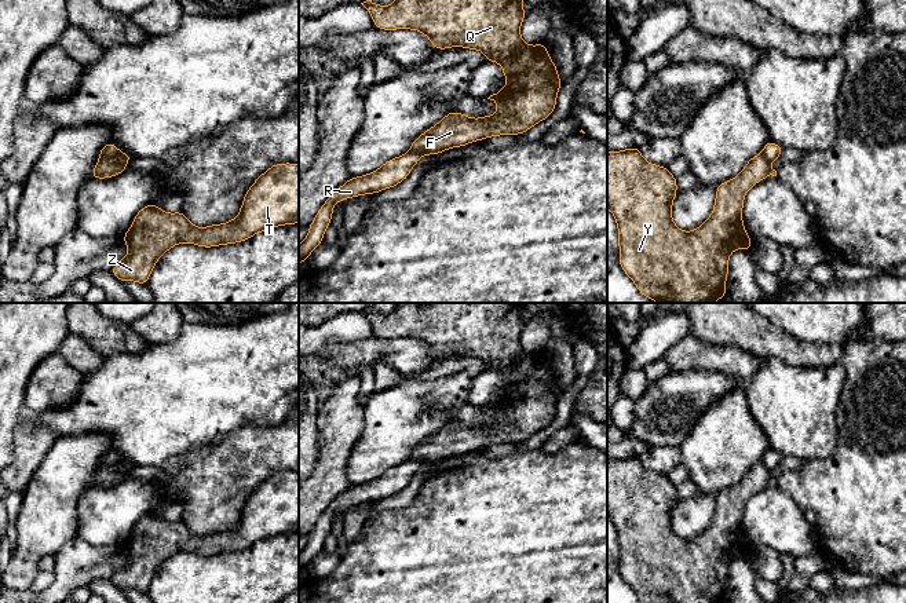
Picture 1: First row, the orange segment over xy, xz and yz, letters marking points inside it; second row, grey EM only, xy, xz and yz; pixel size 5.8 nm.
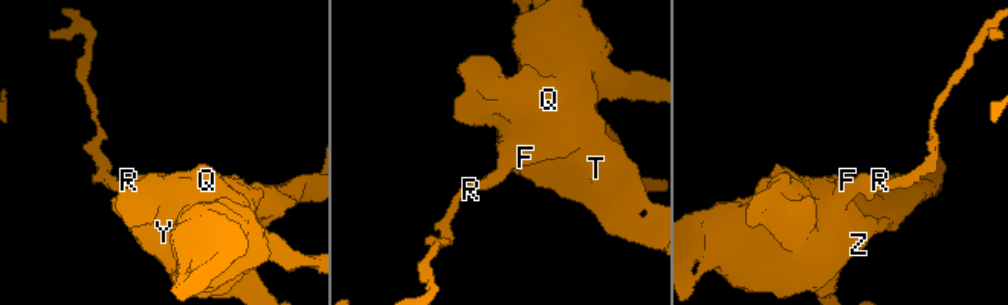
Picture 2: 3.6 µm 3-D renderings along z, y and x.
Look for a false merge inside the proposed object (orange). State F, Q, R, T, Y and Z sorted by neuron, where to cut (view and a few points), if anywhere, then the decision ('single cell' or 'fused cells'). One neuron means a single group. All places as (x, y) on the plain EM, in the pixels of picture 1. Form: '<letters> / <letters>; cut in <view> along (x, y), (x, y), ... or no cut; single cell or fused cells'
F Q T Y Z / R; cut in xy along (120, 460), (99, 467); fused cells

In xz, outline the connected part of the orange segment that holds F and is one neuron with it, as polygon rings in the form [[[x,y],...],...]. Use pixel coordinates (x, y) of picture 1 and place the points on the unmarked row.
[[[399,303],[387,315],[372,308],[361,311],[372,324],[375,336],[419,339],[436,358],[463,355],[482,359],[485,369],[500,372],[503,384],[508,387],[501,399],[487,406],[497,410],[494,423],[472,427],[450,420],[417,445],[410,460],[434,464],[490,445],[520,443],[554,421],[562,390],[545,350],[529,354],[520,346],[520,333],[526,325],[523,307],[525,303]]]

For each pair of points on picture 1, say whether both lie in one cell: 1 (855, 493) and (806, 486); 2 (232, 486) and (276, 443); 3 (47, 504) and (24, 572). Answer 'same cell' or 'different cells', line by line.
1: same cell
2: same cell
3: same cell

